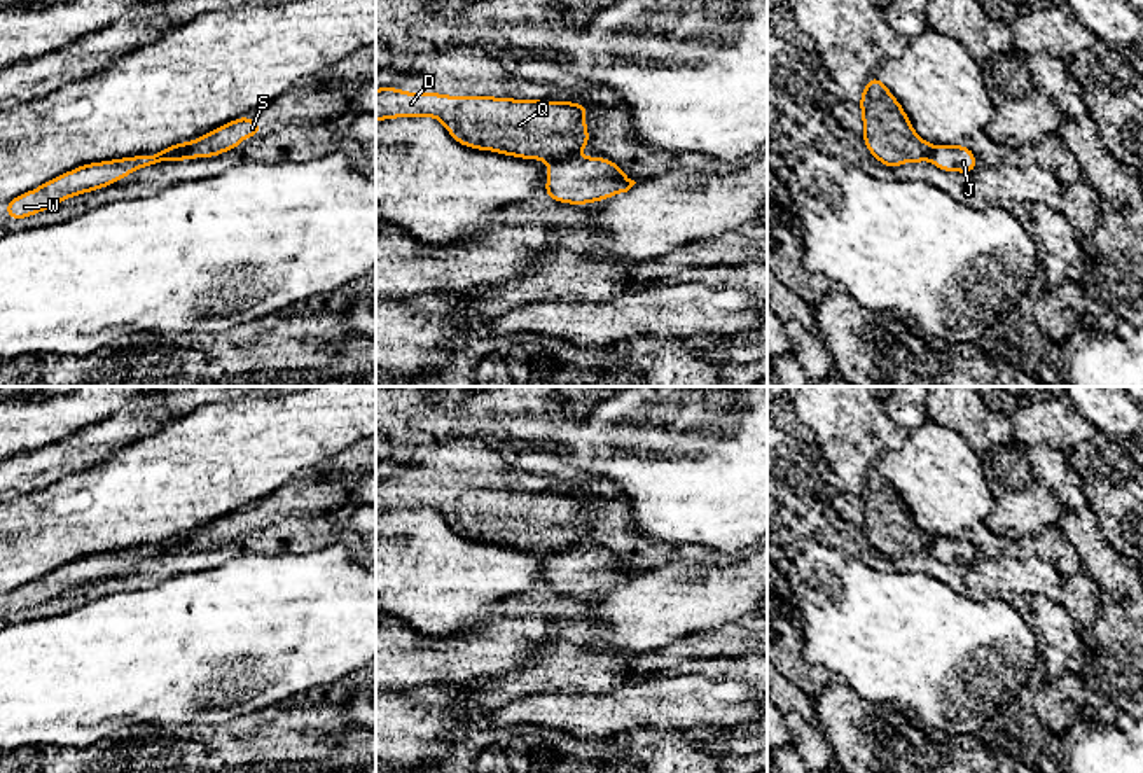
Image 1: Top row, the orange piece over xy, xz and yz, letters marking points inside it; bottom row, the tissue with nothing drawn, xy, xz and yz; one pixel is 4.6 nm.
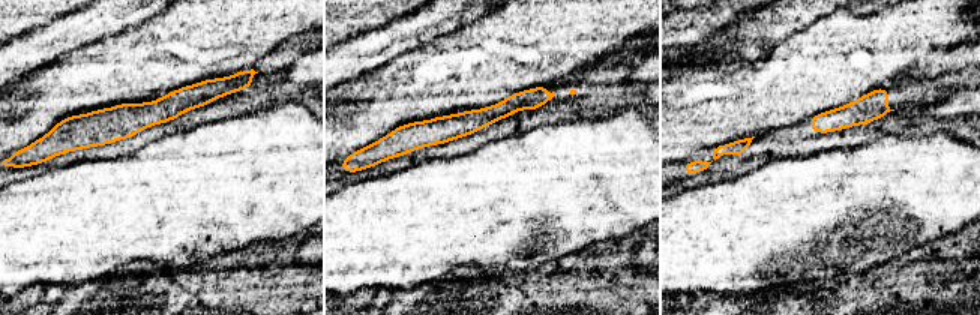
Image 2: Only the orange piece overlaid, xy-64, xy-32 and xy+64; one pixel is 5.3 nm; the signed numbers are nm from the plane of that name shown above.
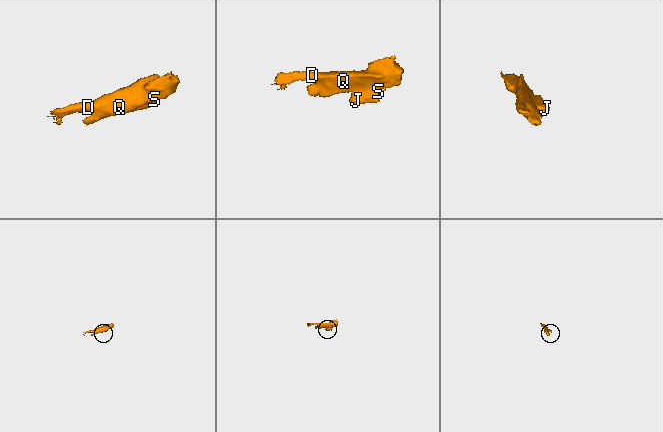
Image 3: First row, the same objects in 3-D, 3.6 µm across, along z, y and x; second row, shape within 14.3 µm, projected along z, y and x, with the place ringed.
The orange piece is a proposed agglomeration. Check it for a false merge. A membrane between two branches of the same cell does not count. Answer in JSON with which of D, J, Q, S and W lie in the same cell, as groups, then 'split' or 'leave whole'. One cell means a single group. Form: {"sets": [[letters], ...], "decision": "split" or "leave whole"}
{"sets": [["D", "Q", "W"], ["J", "S"]], "decision": "split"}

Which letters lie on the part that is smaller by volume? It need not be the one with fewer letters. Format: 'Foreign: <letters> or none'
Foreign: J, S

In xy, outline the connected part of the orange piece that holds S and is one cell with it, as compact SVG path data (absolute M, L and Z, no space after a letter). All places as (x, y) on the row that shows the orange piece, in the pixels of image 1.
M241 115L239 119L203 135L197 142L190 142L190 145L173 159L215 157L225 150L236 149L246 136L255 136L259 133L264 133L264 126L253 122L248 115Z

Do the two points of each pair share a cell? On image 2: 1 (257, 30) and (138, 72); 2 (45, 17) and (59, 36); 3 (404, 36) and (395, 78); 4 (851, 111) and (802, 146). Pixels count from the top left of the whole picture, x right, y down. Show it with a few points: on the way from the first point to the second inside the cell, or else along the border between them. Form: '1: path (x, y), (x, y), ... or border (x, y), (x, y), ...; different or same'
1: path (227, 30), (210, 30), (168, 51); same
2: border (63, 15), (17, 36); different
3: border (431, 41), (368, 72); different
4: path (839, 120), (826, 122), (814, 134); same

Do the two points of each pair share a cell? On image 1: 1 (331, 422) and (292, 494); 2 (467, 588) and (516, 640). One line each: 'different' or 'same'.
1: different
2: different

